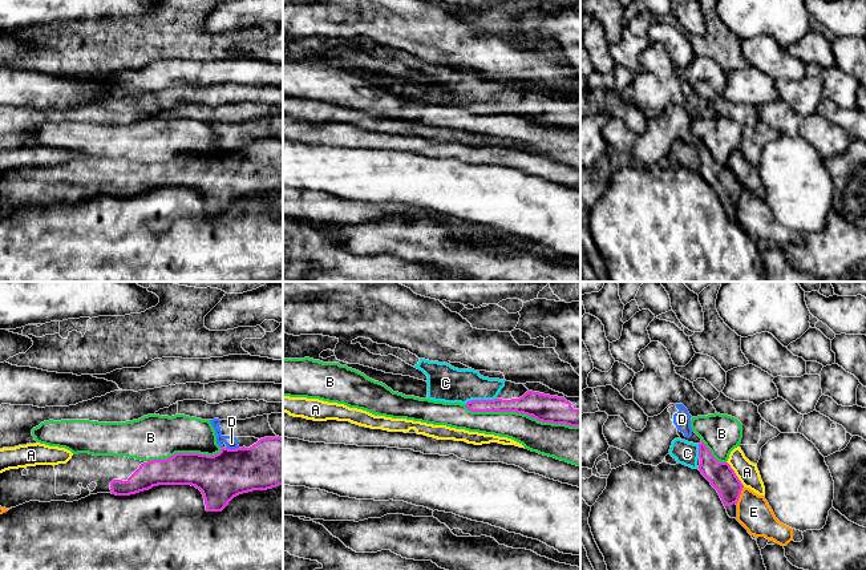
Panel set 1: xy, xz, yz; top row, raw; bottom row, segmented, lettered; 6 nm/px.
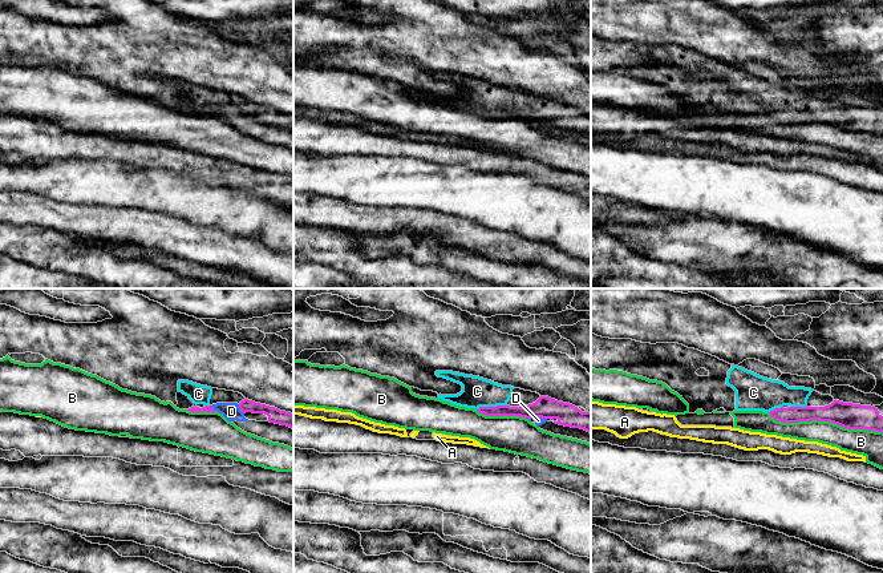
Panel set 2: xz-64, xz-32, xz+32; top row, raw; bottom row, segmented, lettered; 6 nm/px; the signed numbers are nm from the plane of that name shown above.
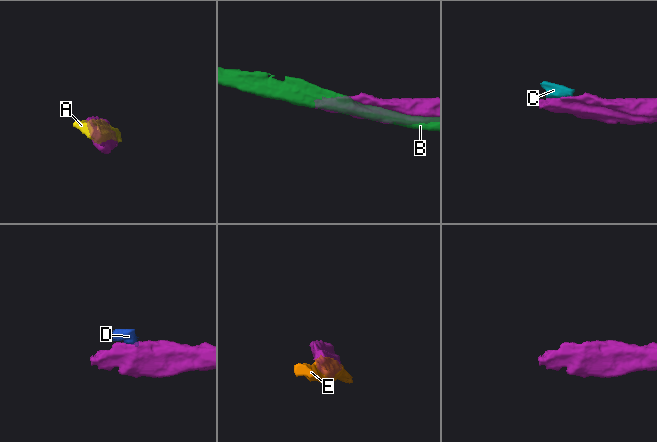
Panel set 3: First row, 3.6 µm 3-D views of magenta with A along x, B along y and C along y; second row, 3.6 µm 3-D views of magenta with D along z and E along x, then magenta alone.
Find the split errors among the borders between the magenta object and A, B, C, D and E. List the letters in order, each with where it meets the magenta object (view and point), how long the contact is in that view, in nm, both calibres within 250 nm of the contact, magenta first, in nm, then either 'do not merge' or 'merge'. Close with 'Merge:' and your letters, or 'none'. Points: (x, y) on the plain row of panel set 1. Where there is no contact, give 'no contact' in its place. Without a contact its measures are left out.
A: yz (735, 177) | 190 nm | 160/130 nm | do not merge
B: xy (185, 156) | 460 nm | 280/280 nm | do not merge
C: xz (480, 102) | 200 nm | 90/220 nm | merge
D: xy (233, 152) | 80 nm | 300/80 nm | do not merge
E: yz (739, 198) | 120 nm | 160/200 nm | do not merge
Merge: C

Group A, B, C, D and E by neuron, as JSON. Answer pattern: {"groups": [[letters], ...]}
{"groups": [["A"], ["B"], ["C"], ["D"], ["E"]]}

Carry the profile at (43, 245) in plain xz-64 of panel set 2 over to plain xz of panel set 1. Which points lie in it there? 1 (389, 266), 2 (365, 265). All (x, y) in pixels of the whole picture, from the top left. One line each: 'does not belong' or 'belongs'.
1: belongs
2: belongs

